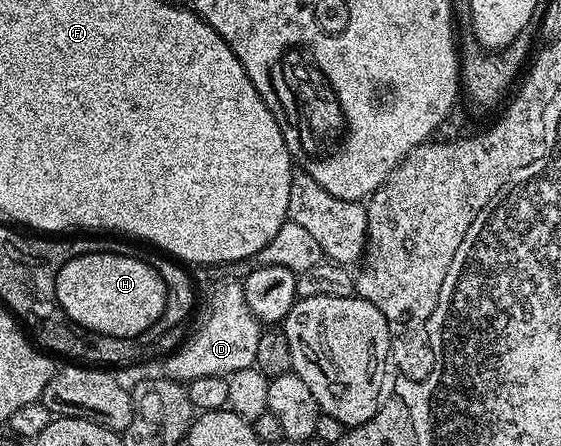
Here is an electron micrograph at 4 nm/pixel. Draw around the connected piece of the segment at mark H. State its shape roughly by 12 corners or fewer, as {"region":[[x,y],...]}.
{"region":[[75,253],[54,281],[83,330],[137,339],[166,285],[130,254]]}

